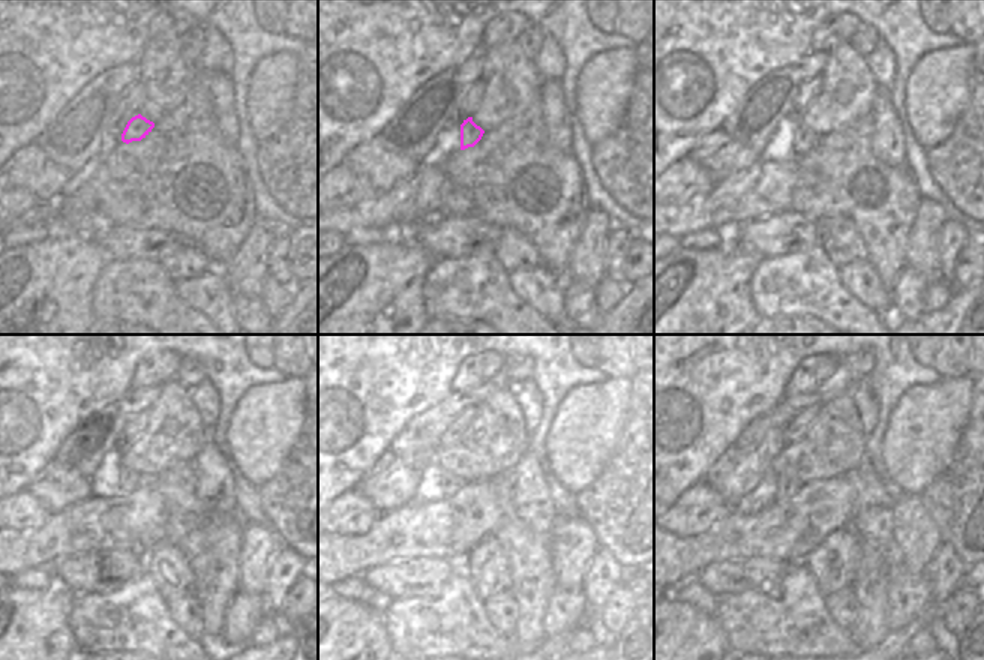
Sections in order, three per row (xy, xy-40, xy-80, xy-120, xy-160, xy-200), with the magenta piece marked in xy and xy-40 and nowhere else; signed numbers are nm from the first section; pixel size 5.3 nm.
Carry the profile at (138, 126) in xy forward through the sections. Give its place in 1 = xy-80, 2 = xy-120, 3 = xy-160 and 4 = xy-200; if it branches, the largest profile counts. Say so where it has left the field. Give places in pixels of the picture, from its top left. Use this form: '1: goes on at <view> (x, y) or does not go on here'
1: goes on at xy-80 (804, 138)
2: goes on at xy-120 (129, 480)
3: goes on at xy-160 (453, 485)
4: goes on at xy-200 (786, 488)

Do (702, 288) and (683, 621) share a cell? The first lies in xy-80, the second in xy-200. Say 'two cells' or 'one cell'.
one cell

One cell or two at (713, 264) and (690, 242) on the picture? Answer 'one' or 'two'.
two

